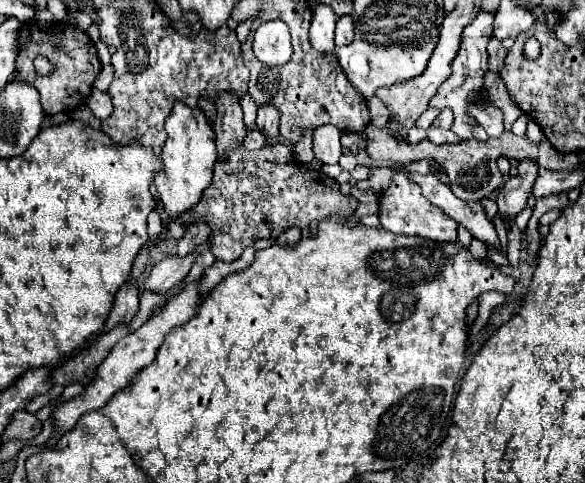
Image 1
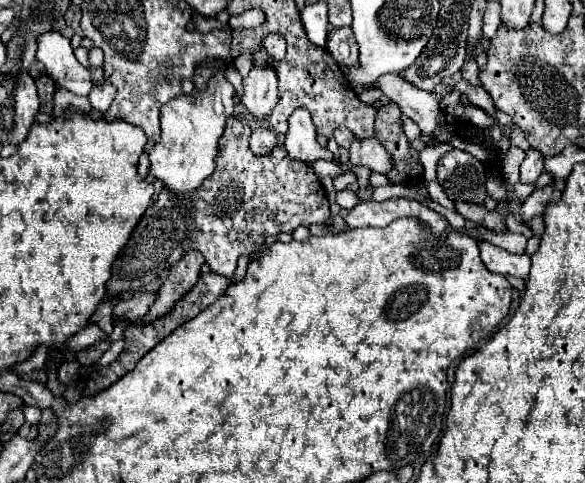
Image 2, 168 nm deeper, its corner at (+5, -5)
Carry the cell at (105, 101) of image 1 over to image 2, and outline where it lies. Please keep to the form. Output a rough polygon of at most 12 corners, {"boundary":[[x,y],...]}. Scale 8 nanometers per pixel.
{"boundary":[[110,82],[94,84],[92,108],[106,112],[116,96]]}

